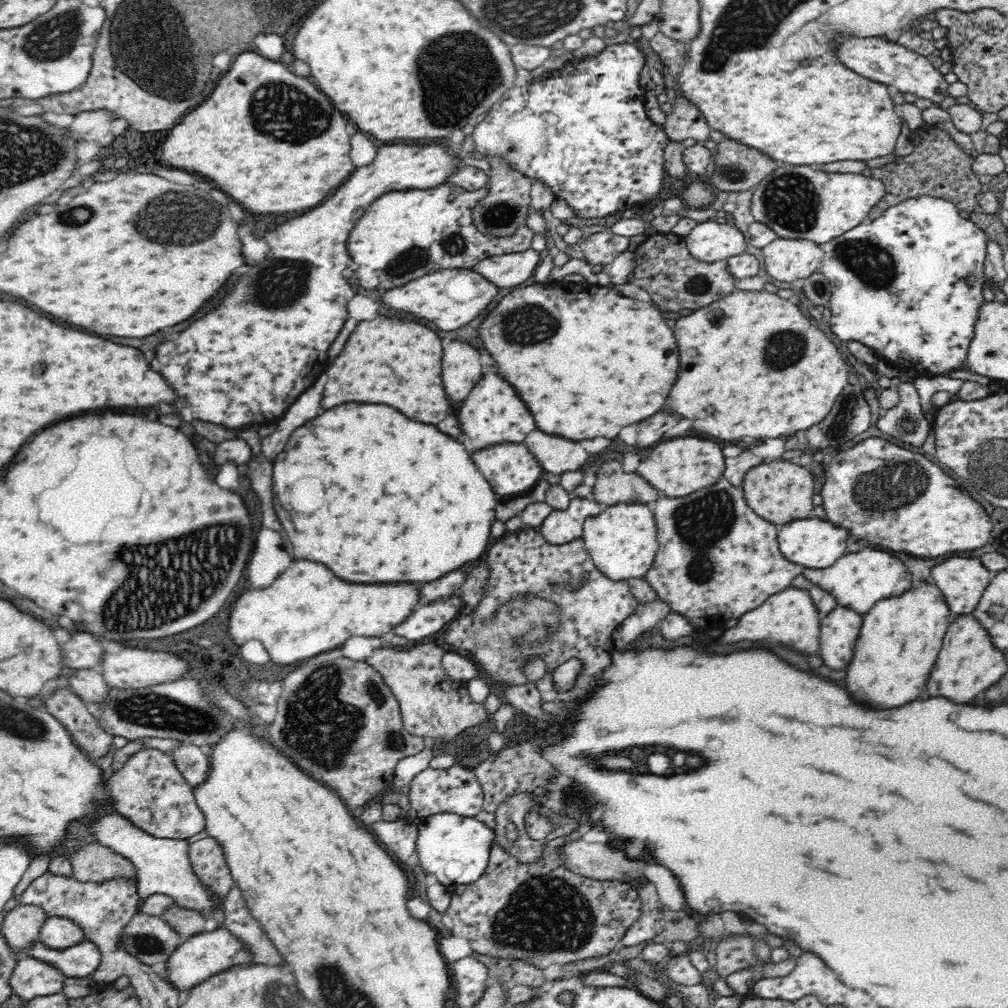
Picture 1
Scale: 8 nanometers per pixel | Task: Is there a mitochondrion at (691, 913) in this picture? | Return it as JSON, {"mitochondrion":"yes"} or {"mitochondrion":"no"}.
{"mitochondrion":"no"}

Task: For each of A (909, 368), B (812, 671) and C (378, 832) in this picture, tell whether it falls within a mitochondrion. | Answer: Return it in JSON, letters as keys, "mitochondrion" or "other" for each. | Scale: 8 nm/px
{"A":"other","B":"other","C":"other"}

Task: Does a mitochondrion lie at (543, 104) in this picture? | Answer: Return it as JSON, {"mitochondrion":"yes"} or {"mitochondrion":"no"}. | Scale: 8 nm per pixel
{"mitochondrion":"no"}

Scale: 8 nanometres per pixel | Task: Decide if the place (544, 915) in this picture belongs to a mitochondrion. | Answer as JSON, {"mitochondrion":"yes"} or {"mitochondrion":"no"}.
{"mitochondrion":"yes"}

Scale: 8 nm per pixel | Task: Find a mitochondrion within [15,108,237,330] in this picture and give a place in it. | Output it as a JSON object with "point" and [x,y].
{"point":[175,217]}

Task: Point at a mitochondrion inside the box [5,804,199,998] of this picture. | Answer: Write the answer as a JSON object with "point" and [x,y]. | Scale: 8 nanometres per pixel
{"point":[143,943]}

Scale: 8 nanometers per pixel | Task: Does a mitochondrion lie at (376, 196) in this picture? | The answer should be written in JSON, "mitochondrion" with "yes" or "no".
{"mitochondrion":"no"}

